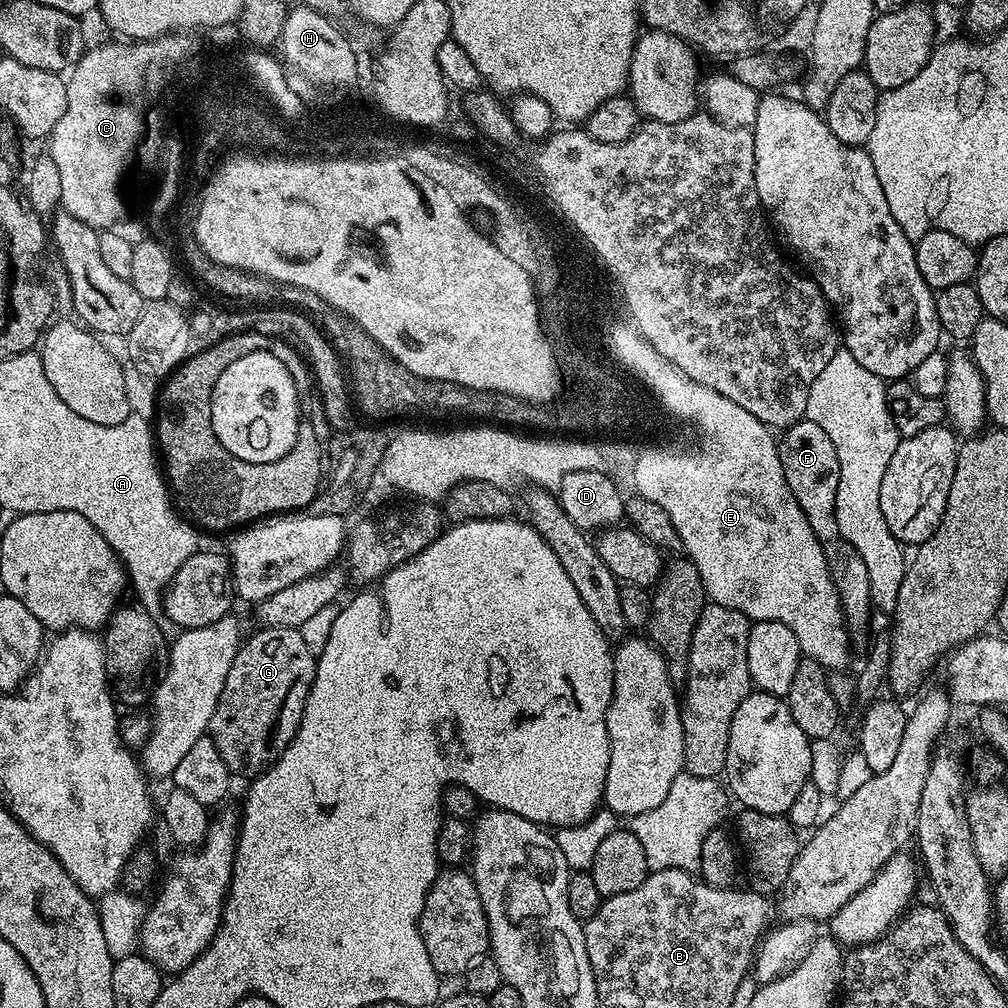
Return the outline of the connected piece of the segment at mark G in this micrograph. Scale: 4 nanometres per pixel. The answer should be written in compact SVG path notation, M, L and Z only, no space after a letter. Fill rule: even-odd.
M261 627L259 631L241 644L208 727L229 773L247 778L259 776L292 743L316 673L317 653L306 646L300 629Z

